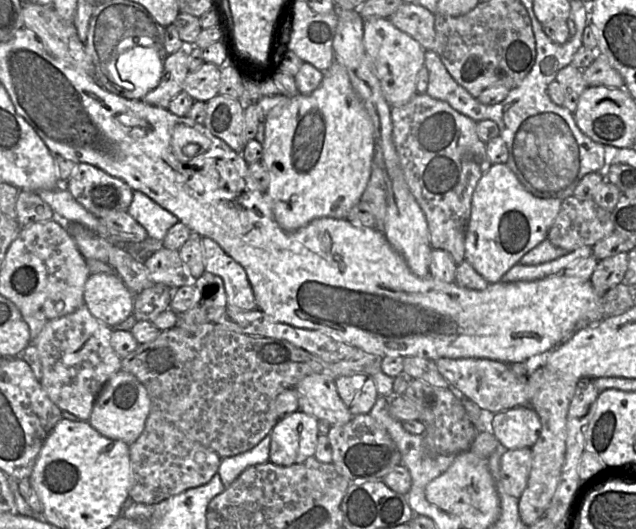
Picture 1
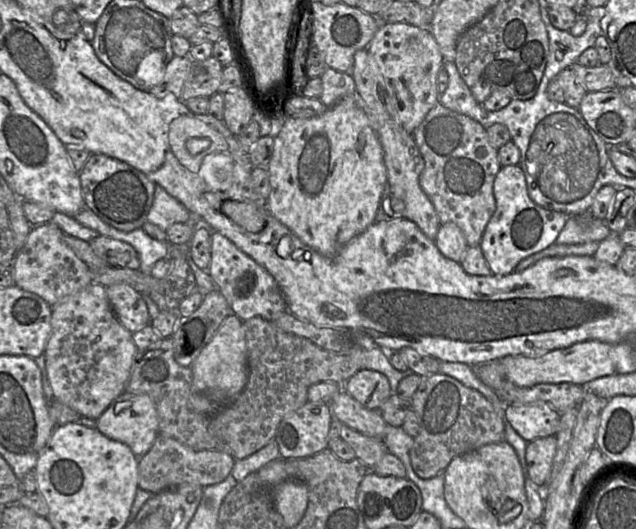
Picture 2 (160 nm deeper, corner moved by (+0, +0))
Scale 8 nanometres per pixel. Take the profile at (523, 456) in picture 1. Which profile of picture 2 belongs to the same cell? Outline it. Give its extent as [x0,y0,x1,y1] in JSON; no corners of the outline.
[525,436,556,486]

